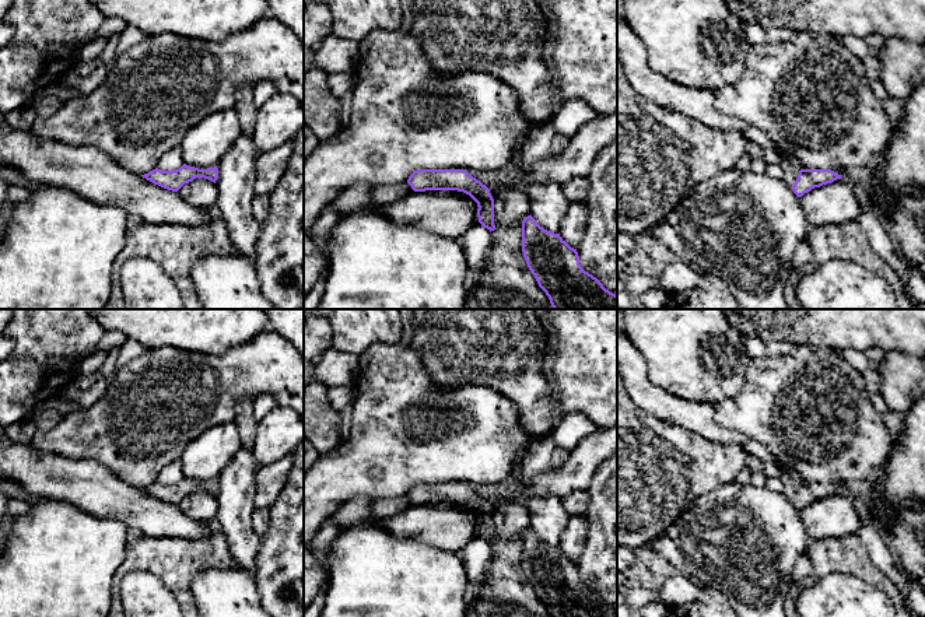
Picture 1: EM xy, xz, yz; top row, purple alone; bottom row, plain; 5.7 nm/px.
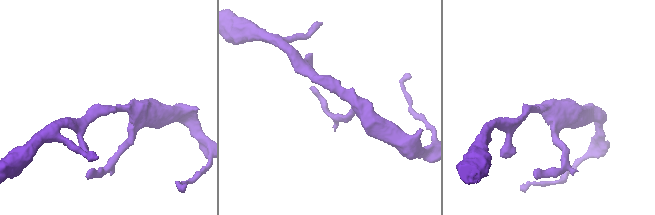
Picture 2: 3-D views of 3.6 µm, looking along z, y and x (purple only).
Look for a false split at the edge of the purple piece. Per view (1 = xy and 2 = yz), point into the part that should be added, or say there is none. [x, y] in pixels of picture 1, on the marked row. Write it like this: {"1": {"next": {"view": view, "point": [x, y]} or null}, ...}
{"1": {"next": null}, "2": {"next": null}}

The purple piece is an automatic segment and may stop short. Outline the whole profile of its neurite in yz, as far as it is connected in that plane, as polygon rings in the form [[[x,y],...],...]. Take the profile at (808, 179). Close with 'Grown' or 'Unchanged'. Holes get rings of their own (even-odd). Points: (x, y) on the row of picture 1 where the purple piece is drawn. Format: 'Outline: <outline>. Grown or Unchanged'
Outline: [[[800,169],[792,190],[798,197],[802,197],[812,189],[831,183],[840,178],[841,175],[831,169]]]. Unchanged

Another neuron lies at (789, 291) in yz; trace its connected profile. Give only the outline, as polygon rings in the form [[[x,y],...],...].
[[[793,270],[785,283],[784,297],[791,309],[805,309],[799,302],[799,299],[796,298],[796,285],[799,280],[800,280],[800,271]]]

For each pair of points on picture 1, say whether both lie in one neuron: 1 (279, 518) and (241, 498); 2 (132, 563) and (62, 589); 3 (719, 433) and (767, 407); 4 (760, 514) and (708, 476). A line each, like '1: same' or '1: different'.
1: different
2: different
3: different
4: different

